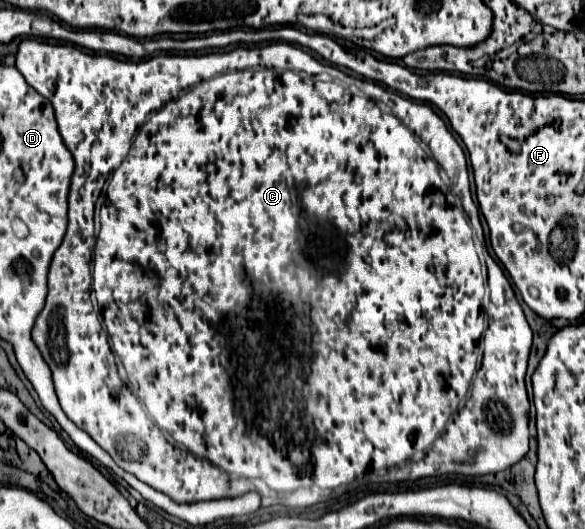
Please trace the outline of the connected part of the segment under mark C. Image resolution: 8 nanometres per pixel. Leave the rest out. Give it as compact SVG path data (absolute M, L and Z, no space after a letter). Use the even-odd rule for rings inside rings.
M26 38L18 46L16 68L22 72L26 82L40 96L44 96L46 100L52 102L56 122L58 122L58 130L62 134L66 148L72 152L72 158L74 158L74 172L72 172L70 192L68 192L68 204L70 204L68 206L68 232L66 232L60 248L54 252L54 258L52 258L52 264L50 264L50 274L48 274L48 288L50 288L48 298L46 298L46 306L42 308L42 312L36 318L36 324L34 324L34 330L32 330L32 340L38 346L42 358L50 364L52 382L54 382L60 406L66 412L66 416L78 428L88 432L90 438L100 448L104 448L120 468L124 468L126 472L132 472L138 480L154 486L154 490L164 492L166 496L170 496L176 502L188 504L188 502L200 502L200 500L230 498L230 496L238 496L238 494L244 494L244 492L256 491L261 496L261 506L267 508L269 506L264 506L264 496L288 494L288 492L296 492L300 488L318 486L322 490L328 490L330 492L329 500L339 497L350 489L350 484L358 486L360 482L356 482L356 478L368 480L368 482L398 482L406 481L408 478L418 480L418 478L442 476L442 474L482 476L482 474L502 472L502 470L510 468L512 464L520 462L526 456L528 440L530 440L530 432L528 432L530 402L528 394L526 394L526 386L524 386L524 376L526 376L526 366L528 366L530 346L532 346L532 330L526 322L522 306L516 300L508 278L504 276L499 264L496 261L494 262L493 258L489 258L483 228L480 218L478 218L478 208L472 202L472 194L470 194L468 166L466 166L464 150L460 148L456 138L448 132L444 120L428 104L414 102L410 98L396 94L396 92L388 92L379 83L355 78L342 72L336 66L322 64L312 54L287 42L270 42L264 48L236 48L236 50L230 50L230 52L210 52L210 54L196 54L196 56L154 56L154 58L142 60L142 62L130 62L130 60L126 62L126 60L118 60L118 58L112 58L112 56L106 56L106 54L104 56L90 56L90 54L84 54L82 50L78 50L74 46L66 46L66 44L48 44L48 42L40 42L40 40L34 40L34 38ZM378 102L386 104L390 108L390 112L380 110ZM106 182L108 182L106 203L102 206L100 234L96 238L94 236L94 206L96 206L96 200L98 200ZM478 257L480 260L492 259L492 262L486 262L487 284L490 288L490 292L486 296L486 308L484 308L484 278L482 278L482 272L480 272ZM166 434L170 434L178 444L184 444L184 448L178 448L172 442L168 442Z

